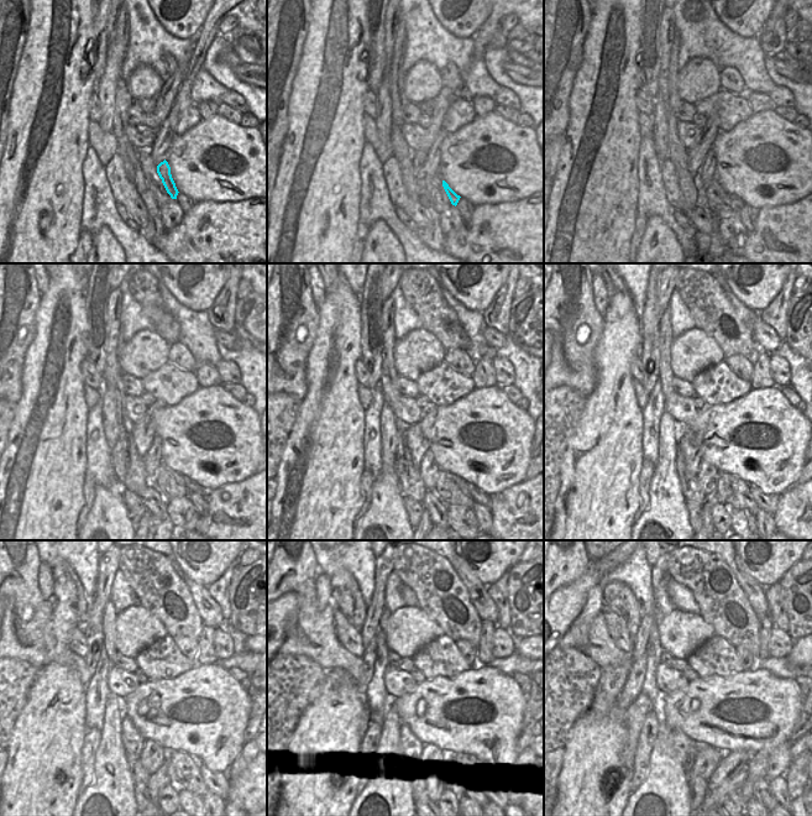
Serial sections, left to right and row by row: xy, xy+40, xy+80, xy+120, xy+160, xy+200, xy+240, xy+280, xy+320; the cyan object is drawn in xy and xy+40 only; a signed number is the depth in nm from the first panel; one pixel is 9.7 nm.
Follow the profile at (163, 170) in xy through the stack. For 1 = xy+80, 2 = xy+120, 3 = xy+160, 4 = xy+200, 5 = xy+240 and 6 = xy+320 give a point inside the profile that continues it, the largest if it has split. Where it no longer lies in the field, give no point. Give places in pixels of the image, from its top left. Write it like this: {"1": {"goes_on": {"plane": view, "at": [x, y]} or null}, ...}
{"1": {"goes_on": {"plane": "xy+80", "at": [735, 202]}}, "2": {"goes_on": {"plane": "xy+120", "at": [192, 486]}}, "3": {"goes_on": {"plane": "xy+160", "at": [476, 492]}}, "4": {"goes_on": {"plane": "xy+200", "at": [769, 503]}}, "5": {"goes_on": {"plane": "xy+240", "at": [219, 783]}}, "6": {"goes_on": {"plane": "xy+320", "at": [779, 788]}}}

